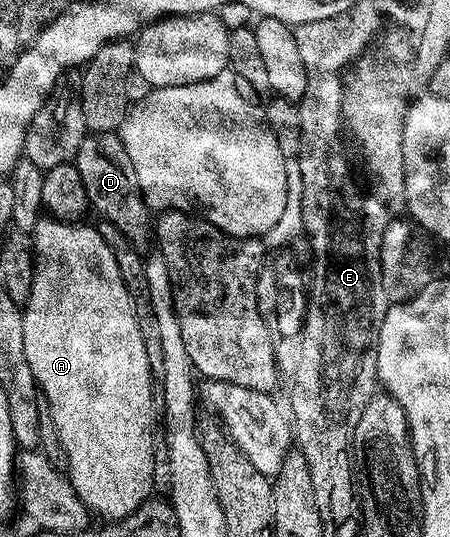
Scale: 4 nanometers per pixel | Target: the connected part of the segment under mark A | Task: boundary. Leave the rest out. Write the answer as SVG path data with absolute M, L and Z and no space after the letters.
M42 217L35 222L32 230L32 250L34 252L34 280L22 307L22 325L24 329L24 357L32 377L38 383L45 410L51 415L59 434L61 454L66 459L65 474L70 480L76 497L82 502L87 512L103 515L106 521L117 521L128 517L145 501L151 498L154 487L154 451L150 448L150 358L148 349L144 349L144 337L140 337L140 325L136 321L134 306L130 300L128 289L124 285L124 277L120 277L120 265L116 265L116 257L112 249L104 241L97 226L79 225L77 223L60 223L57 219Z

